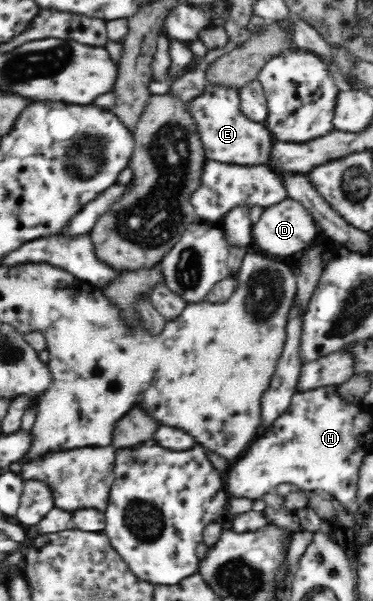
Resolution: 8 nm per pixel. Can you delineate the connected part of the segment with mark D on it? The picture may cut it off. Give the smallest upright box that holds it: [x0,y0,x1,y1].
[250,198,320,255]

